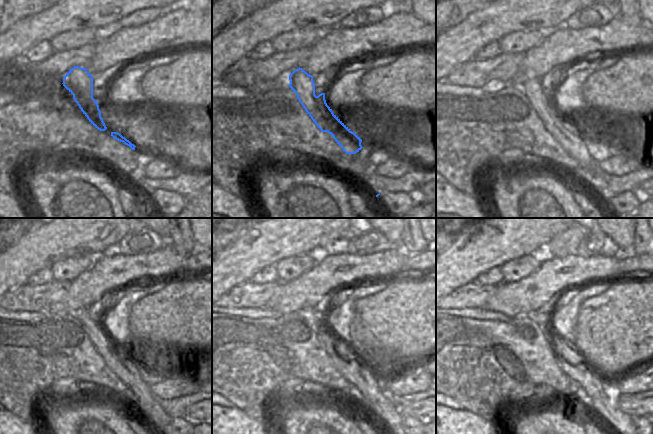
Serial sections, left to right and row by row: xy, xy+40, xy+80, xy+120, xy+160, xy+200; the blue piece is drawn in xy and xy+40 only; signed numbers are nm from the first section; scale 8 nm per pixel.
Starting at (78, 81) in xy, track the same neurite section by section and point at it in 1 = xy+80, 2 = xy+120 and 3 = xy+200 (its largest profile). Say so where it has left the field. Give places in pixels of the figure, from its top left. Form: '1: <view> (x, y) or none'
1: xy+80 (569, 139)
2: xy+120 (126, 369)
3: xy+200 (600, 397)

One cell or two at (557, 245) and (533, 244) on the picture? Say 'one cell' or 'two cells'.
two cells

